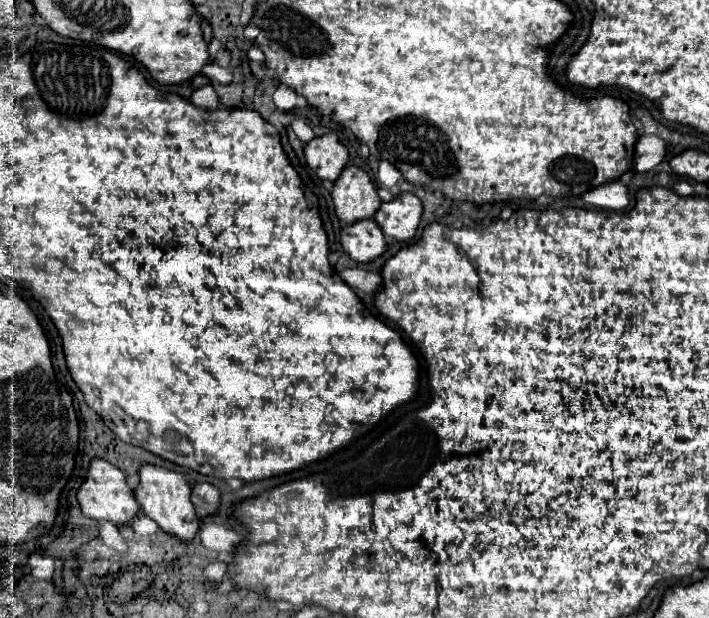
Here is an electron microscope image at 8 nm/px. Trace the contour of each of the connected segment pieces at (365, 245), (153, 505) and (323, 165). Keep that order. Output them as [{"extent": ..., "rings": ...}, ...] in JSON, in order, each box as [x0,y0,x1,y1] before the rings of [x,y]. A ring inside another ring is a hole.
[{"extent":[340,219,386,263],"rings":[[[362,219],[340,231],[342,249],[358,263],[370,263],[386,249],[386,239],[374,219]]]},{"extent":[134,463,198,541],"rings":[[[144,463],[138,475],[140,475],[140,485],[136,487],[134,495],[142,511],[150,519],[154,519],[158,527],[164,529],[166,533],[174,533],[176,537],[190,541],[198,531],[198,519],[196,519],[194,505],[190,501],[190,485],[186,477],[174,469],[166,469],[166,467],[152,465],[152,463]]]},{"extent":[304,133,348,181],"rings":[[[328,133],[322,137],[314,137],[304,145],[304,157],[308,167],[320,177],[334,181],[346,165],[348,149],[338,141],[336,135]]]}]

